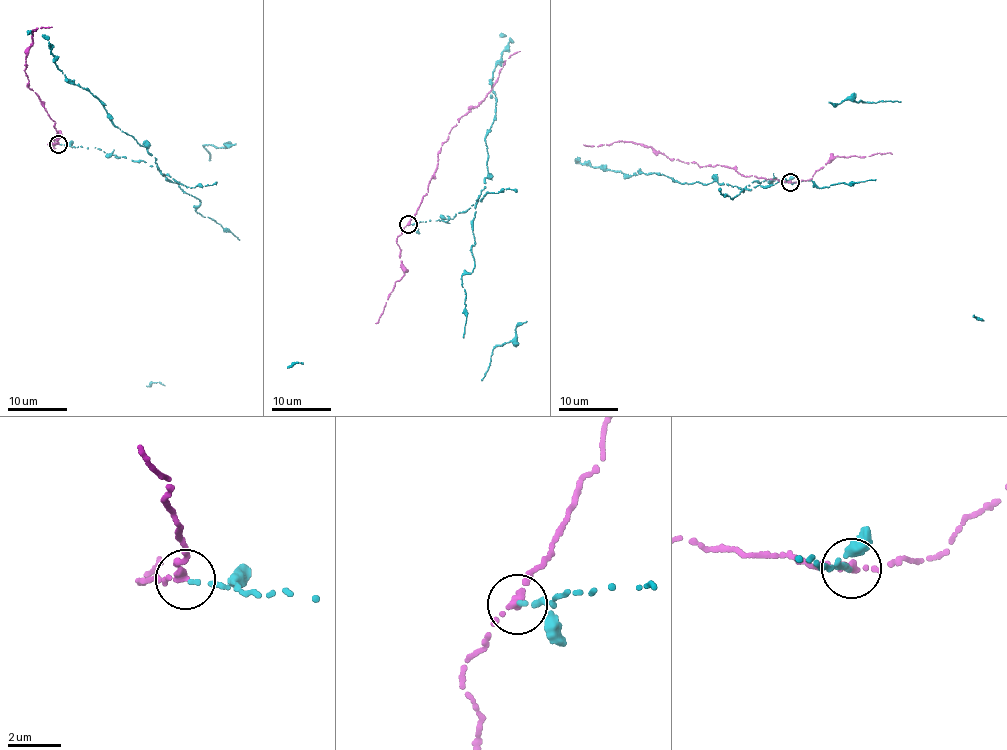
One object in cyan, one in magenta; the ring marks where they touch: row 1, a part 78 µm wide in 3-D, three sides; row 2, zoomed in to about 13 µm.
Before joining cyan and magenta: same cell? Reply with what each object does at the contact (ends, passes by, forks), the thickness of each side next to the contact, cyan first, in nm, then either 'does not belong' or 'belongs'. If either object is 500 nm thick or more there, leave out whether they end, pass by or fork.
cyan ends there; magenta passes by; 150 nm thick on the cyan side, 240 nm on the other; does not belong

